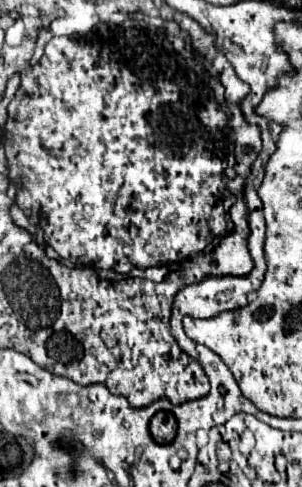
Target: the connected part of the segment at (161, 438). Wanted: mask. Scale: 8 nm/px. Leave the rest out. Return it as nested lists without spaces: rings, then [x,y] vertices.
[[[161,410],[151,418],[151,436],[155,442],[169,444],[173,442],[175,434],[177,434],[177,420],[173,412]]]

